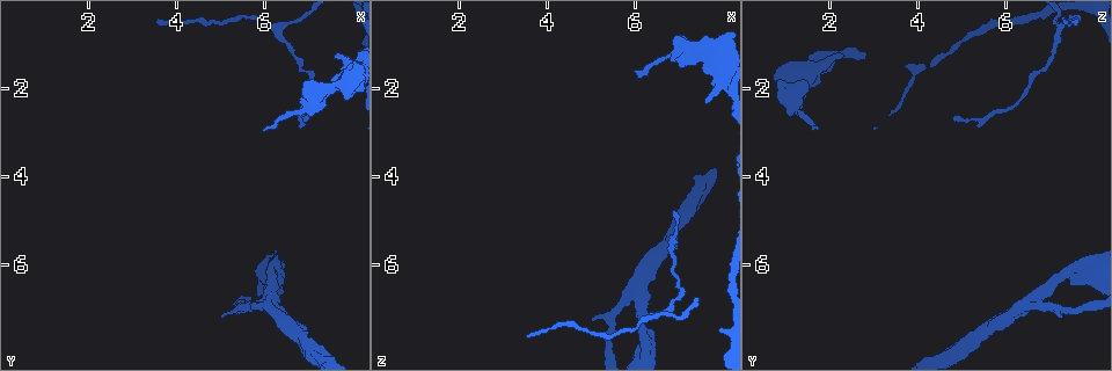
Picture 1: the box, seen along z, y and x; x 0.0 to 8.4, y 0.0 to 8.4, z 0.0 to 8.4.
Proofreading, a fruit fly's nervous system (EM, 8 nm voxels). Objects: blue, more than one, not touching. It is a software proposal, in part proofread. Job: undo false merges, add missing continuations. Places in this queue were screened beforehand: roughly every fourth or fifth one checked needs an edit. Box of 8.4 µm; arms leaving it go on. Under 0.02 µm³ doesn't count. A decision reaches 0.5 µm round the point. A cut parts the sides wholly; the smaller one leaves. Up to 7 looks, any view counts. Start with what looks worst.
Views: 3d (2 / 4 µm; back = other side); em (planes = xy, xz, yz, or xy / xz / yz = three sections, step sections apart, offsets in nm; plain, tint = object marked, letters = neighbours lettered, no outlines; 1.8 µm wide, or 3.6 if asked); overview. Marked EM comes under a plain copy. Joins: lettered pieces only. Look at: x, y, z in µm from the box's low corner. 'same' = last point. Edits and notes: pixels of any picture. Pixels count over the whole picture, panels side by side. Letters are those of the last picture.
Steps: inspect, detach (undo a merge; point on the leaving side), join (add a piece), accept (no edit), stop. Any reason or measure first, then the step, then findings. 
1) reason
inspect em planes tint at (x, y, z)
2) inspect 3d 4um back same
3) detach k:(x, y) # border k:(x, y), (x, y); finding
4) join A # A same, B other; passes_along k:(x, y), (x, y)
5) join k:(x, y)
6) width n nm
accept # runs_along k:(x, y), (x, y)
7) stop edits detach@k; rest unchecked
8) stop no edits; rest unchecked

inspect 3d 2um at (7.65, 1.30, 2.30)

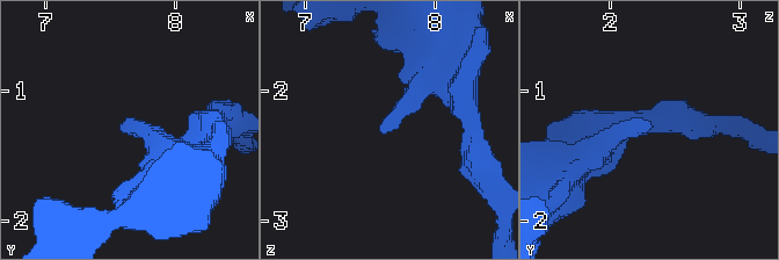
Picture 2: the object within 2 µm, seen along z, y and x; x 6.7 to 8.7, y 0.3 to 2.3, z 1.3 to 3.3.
now the EM
inspect em planes tint at (7.60, 1.26, 2.32)

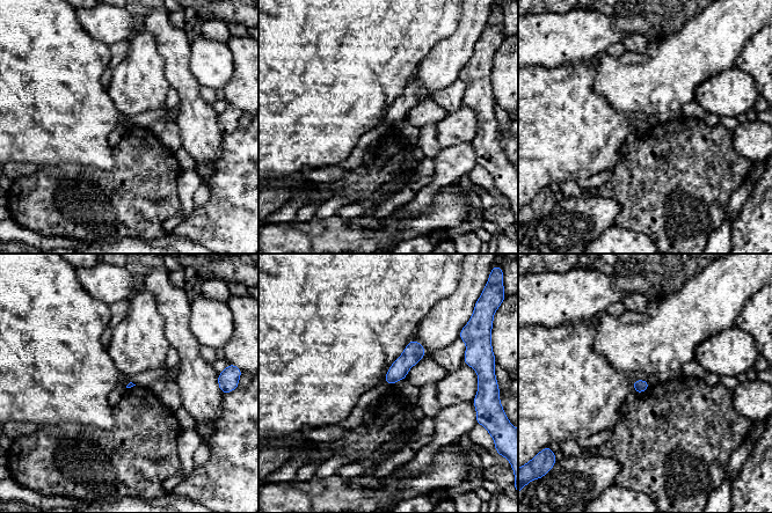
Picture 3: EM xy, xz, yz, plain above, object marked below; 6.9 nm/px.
what lies round it
inspect em planes letters same

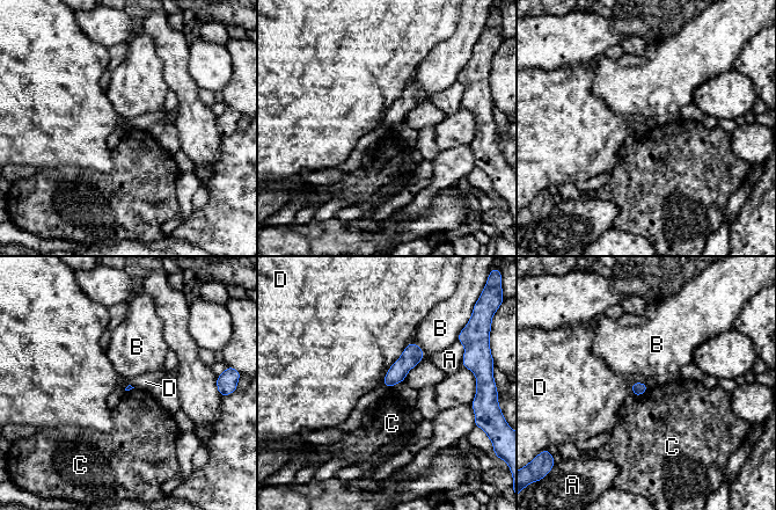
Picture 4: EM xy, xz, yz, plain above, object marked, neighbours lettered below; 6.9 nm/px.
accept # A other, B other, C other, D other; no lettered piece goes on from it

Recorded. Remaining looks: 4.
three arms meet
inspect em planes letters at (6.10, 6.70, 6.65)

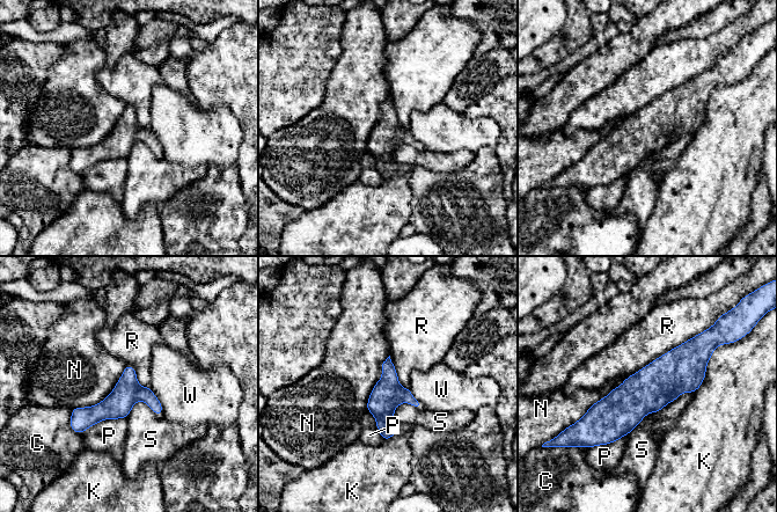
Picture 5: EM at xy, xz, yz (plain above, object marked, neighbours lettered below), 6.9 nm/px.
width 190 nm
accept # C other, K other, N other, P other, R other, S other, W other; all the same cell

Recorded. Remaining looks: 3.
tapers out
inspect 3d 2um at (6.85, 2.65, 4.80)

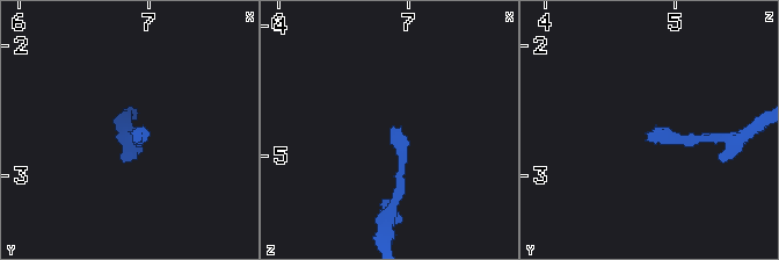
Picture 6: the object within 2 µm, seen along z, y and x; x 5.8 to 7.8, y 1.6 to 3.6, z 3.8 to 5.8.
shape alone is not enough
inspect em planes letters at (6.88, 2.66, 4.78)

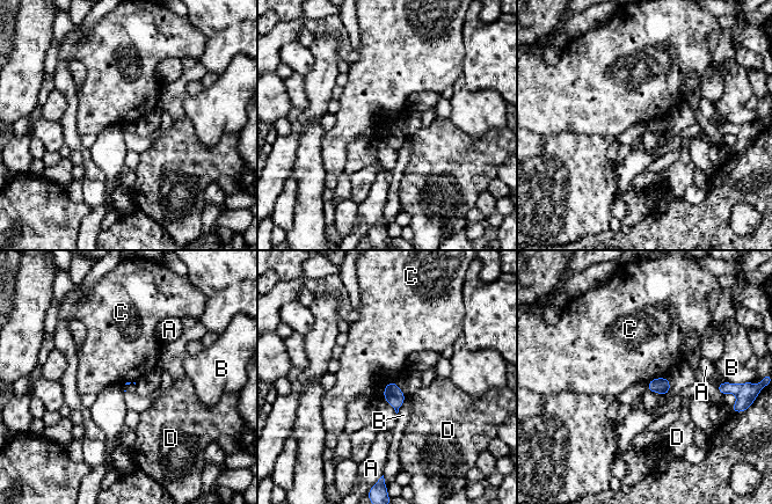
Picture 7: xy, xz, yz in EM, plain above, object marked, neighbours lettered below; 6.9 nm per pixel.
accept # A other, B other, C other, D other; border 7:(395, 381), (385, 386), (383, 397); none of them fits

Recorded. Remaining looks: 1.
stop no edits; rest unchecked

